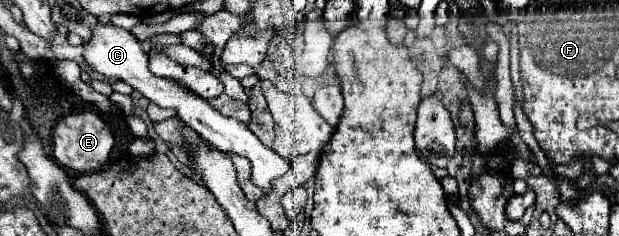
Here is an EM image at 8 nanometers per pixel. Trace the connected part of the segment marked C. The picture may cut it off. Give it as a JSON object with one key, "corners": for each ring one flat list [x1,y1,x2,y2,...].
{"corners":[[96,24,92,28,92,40,84,46,84,60,86,64,102,74,108,80,124,80,134,90,144,94,148,100,162,108,174,108,178,110,178,116,194,130,198,132,206,142,210,142,214,148,220,148,222,152,234,152,240,156,246,156,252,162,252,182,268,194,274,188,274,180,282,178,292,166,282,156,278,156,272,148,264,146,256,134,248,130,242,122,234,118,222,116,218,110,214,110,206,100,200,100,190,90,182,90,174,80,158,78,148,70,148,54,144,52,142,44,124,28,112,26,112,24]]}

